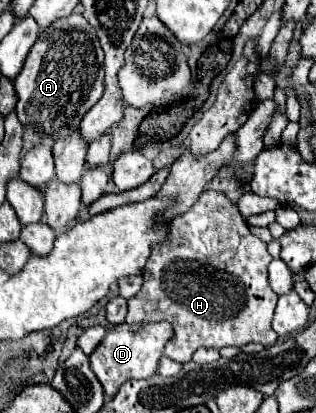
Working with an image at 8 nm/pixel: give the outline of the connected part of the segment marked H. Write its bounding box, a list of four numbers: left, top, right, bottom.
[127,190,277,362]

